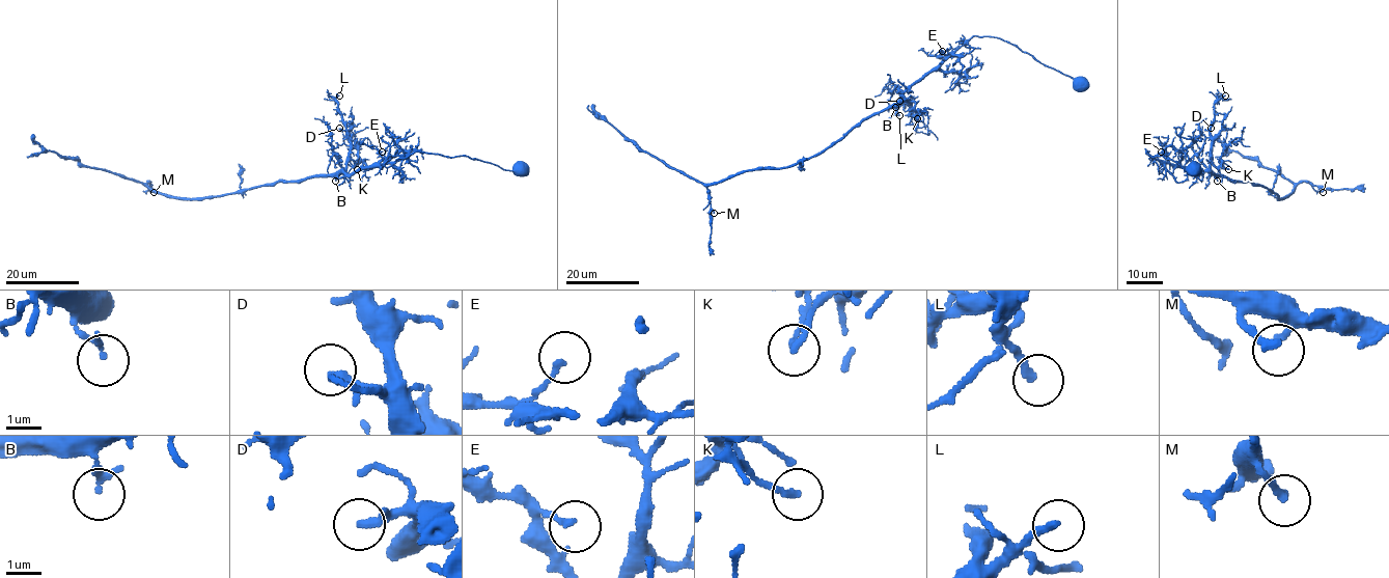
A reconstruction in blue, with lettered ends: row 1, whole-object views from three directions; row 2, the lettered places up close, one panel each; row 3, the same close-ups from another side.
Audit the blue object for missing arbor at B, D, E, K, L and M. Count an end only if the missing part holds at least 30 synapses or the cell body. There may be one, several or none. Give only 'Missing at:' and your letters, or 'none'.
Missing at: D

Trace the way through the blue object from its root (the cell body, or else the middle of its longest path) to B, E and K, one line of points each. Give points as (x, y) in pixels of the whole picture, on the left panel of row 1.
B: (520, 167), (505, 170), (465, 156), (413, 152), (396, 161), (363, 166), (350, 173), (340, 171), (335, 181)
E: (520, 167), (505, 170), (465, 156), (446, 157), (422, 152), (387, 162), (379, 150), (382, 152)
K: (520, 167), (505, 170), (465, 156), (413, 152), (396, 161), (343, 171), (350, 160), (357, 169)

